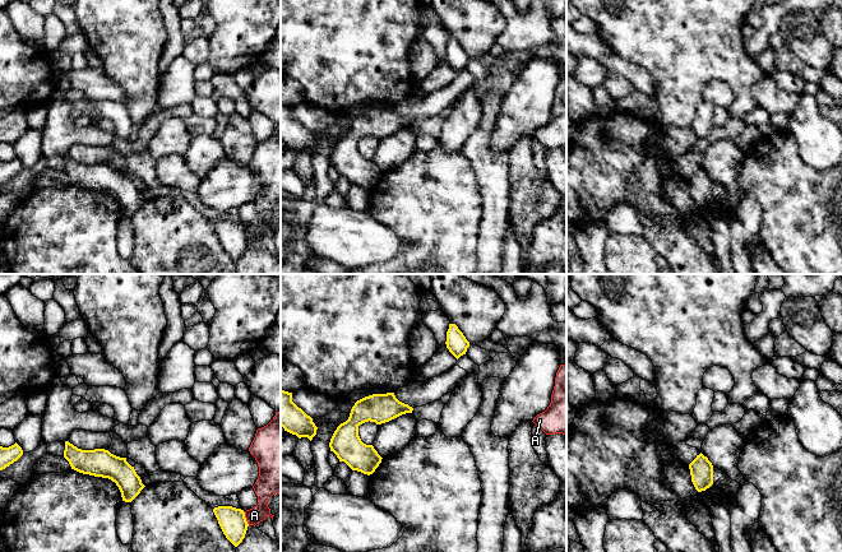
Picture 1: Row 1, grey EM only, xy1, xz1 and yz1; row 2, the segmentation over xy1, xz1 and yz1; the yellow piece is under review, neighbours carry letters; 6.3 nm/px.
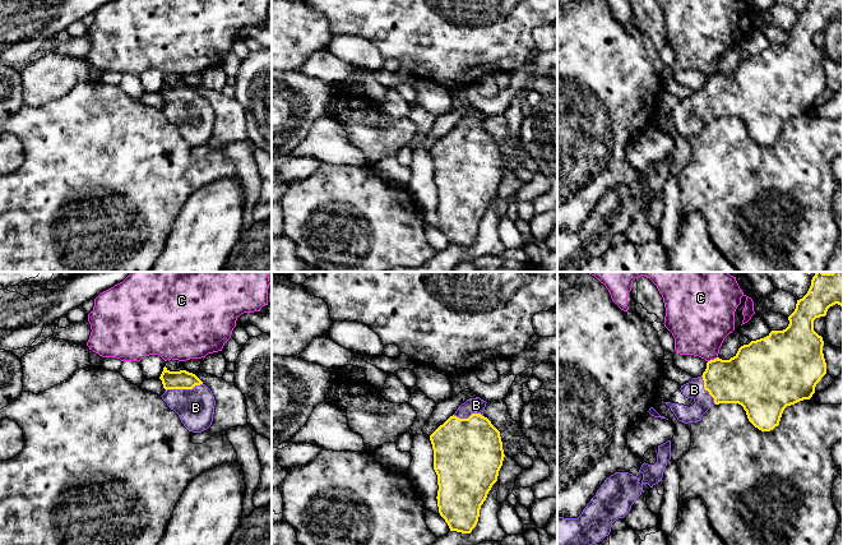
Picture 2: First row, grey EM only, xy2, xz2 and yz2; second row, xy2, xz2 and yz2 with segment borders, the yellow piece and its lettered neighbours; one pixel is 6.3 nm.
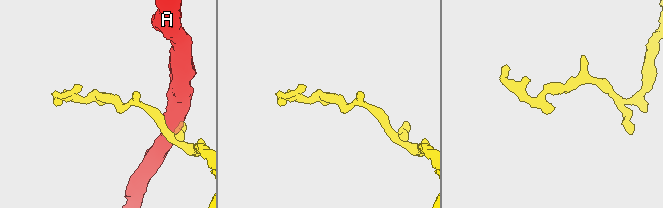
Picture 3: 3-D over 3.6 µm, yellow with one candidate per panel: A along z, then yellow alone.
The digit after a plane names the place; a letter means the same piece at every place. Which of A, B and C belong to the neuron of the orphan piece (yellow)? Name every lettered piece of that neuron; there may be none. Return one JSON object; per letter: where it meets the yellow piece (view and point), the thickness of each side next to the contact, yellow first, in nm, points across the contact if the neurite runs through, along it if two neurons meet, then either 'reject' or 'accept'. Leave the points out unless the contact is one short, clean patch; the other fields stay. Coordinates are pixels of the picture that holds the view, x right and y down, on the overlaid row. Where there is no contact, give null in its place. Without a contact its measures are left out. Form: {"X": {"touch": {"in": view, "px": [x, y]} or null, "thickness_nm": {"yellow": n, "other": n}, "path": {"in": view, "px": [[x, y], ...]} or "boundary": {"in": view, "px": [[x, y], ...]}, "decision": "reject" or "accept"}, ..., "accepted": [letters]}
{"A": {"touch": {"in": "xy1", "px": [245, 518]}, "thickness_nm": {"yellow": 170, "other": 150}, "decision": "reject"}, "B": {"touch": {"in": "xy2", "px": [184, 388]}, "thickness_nm": {"yellow": 120, "other": 240}, "path": {"in": "xy2", "px": [[183, 379], [184, 388], [195, 407]]}, "decision": "accept"}, "C": {"touch": {"in": "yz2", "px": [712, 360]}, "thickness_nm": {"yellow": 320, "other": 380}, "boundary": {"in": "yz2", "px": [[717, 356], [708, 361]]}, "decision": "reject"}, "accepted": ["B"]}

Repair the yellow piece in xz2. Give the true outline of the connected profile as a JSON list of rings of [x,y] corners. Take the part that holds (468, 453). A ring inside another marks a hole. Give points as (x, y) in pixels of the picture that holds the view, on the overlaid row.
[[[480,397],[467,399],[430,435],[439,485],[439,513],[450,531],[471,534],[476,527],[481,505],[497,481],[505,457],[500,431],[483,416],[486,403]]]

